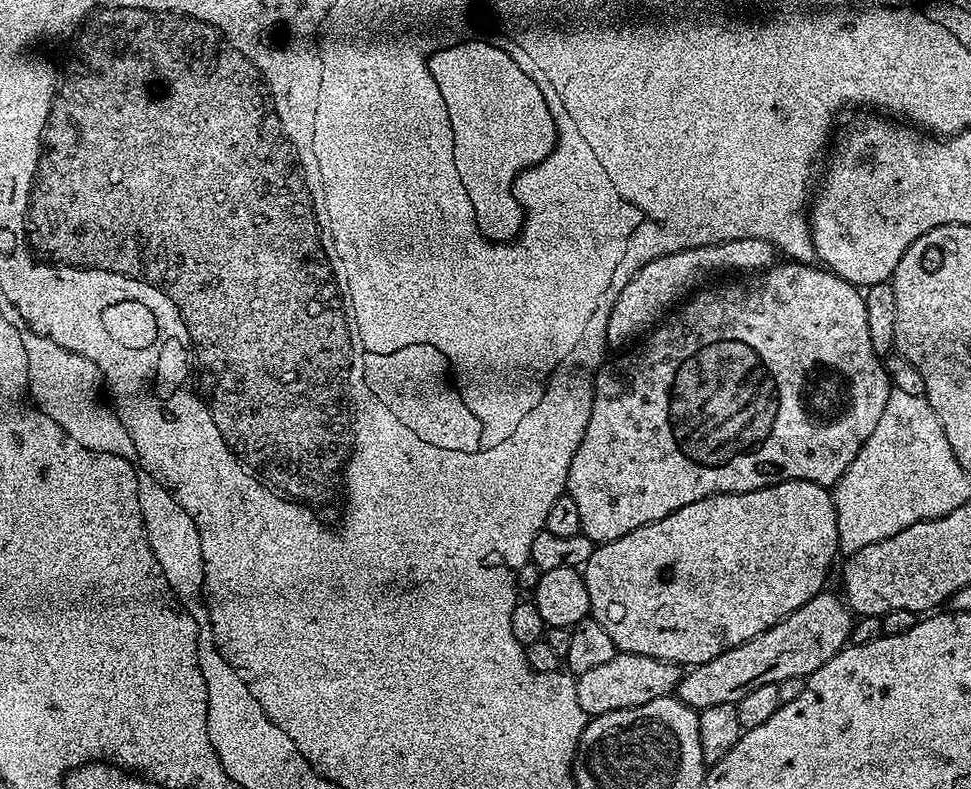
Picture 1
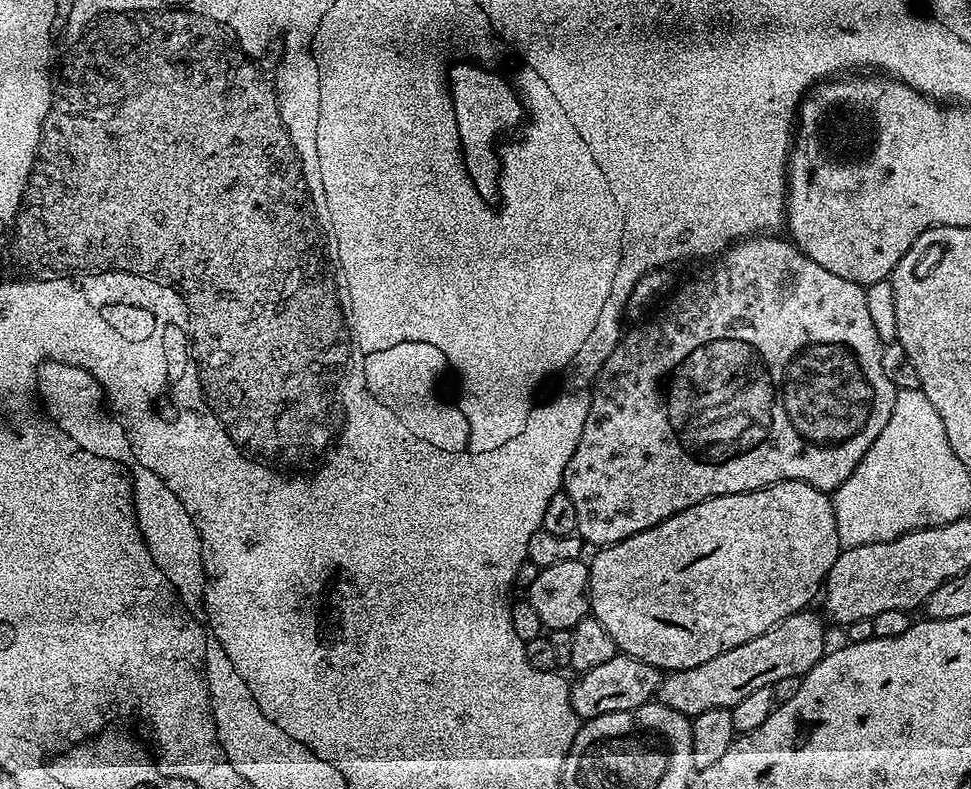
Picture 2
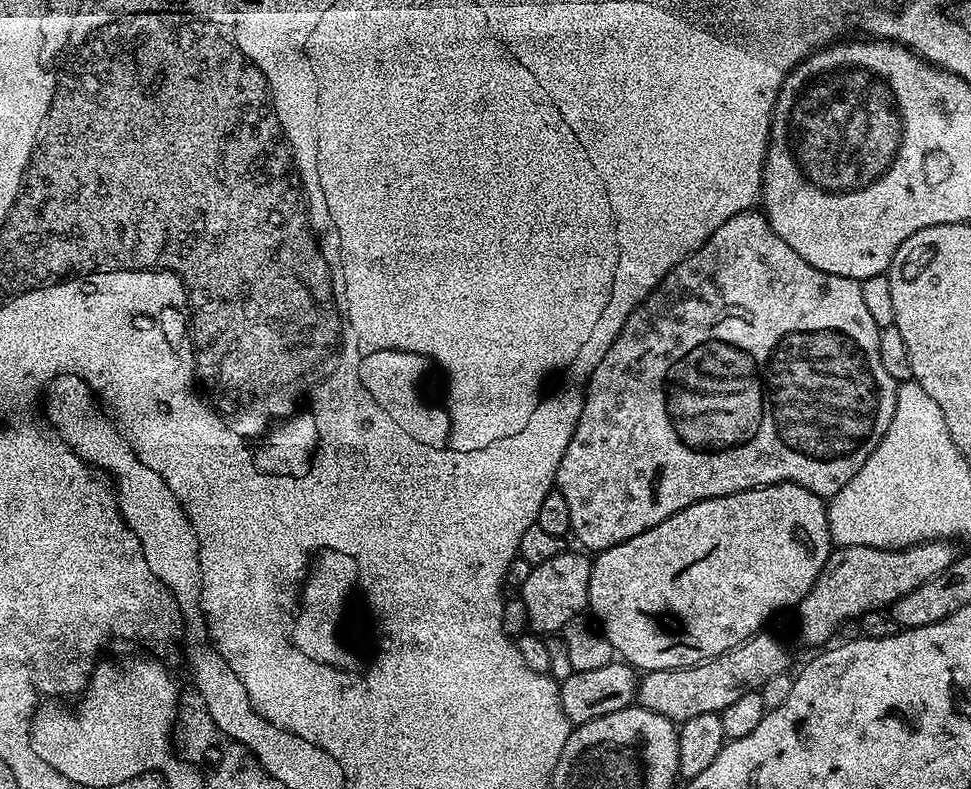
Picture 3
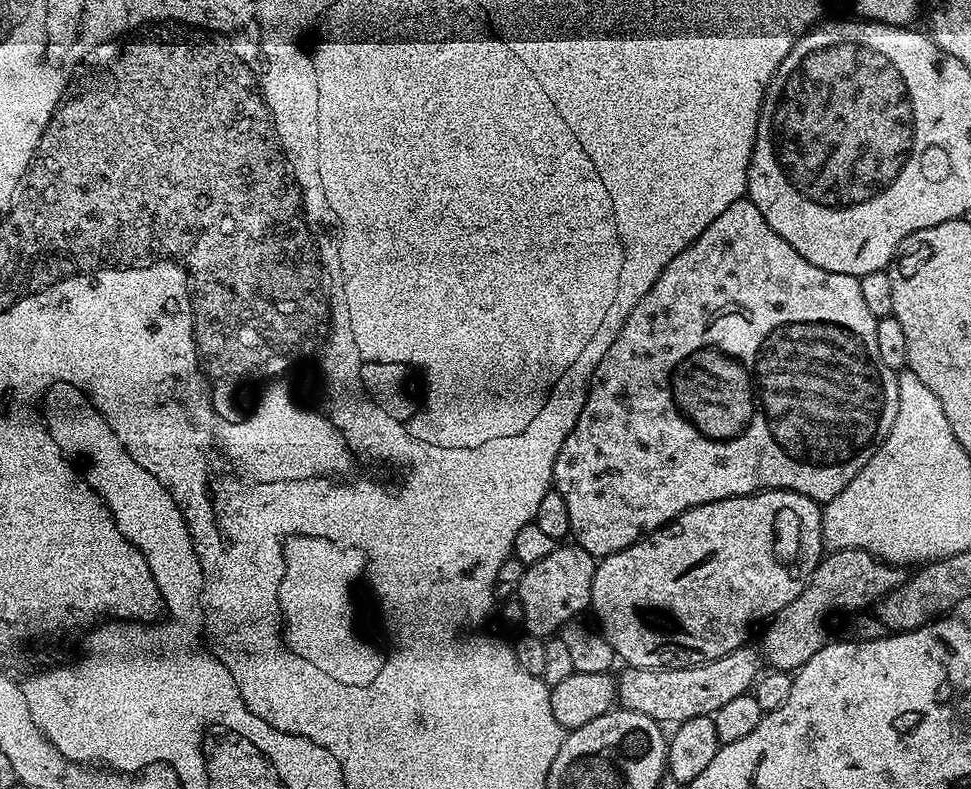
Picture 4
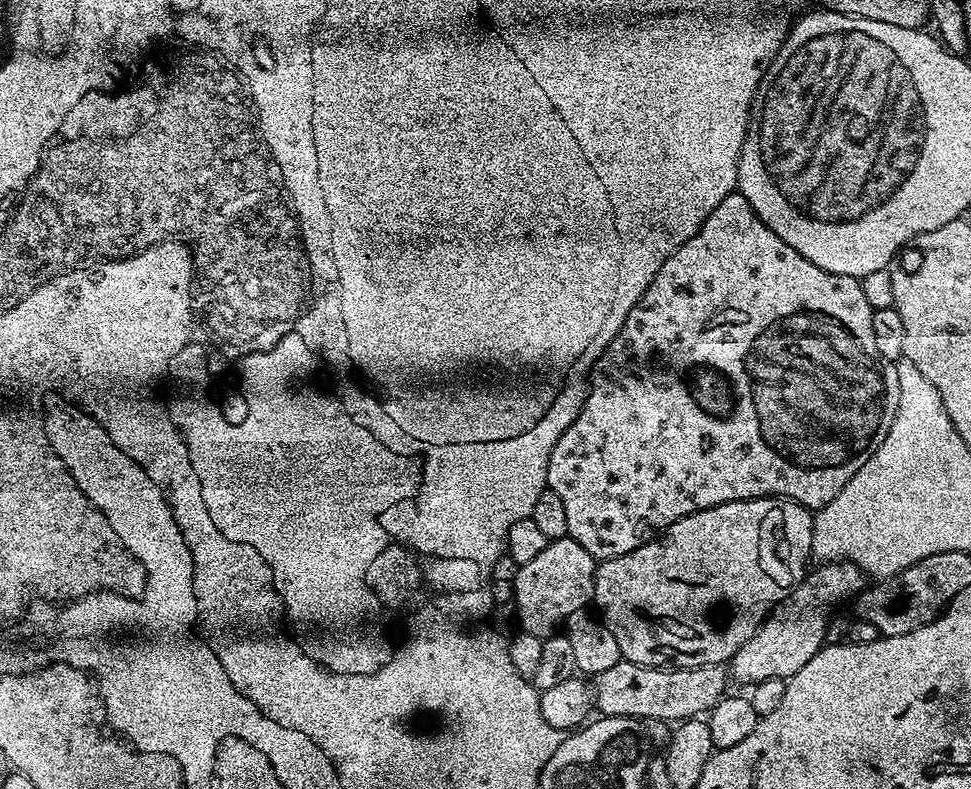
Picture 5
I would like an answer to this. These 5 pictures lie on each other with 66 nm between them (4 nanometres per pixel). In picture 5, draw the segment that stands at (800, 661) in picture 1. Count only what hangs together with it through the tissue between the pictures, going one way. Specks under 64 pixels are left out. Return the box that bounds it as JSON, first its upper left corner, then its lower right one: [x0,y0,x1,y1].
[590,658,726,722]

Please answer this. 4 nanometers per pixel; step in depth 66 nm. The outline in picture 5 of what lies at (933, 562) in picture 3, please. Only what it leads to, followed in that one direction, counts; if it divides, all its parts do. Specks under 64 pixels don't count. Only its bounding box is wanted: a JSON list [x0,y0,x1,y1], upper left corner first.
[730,563,866,686]

